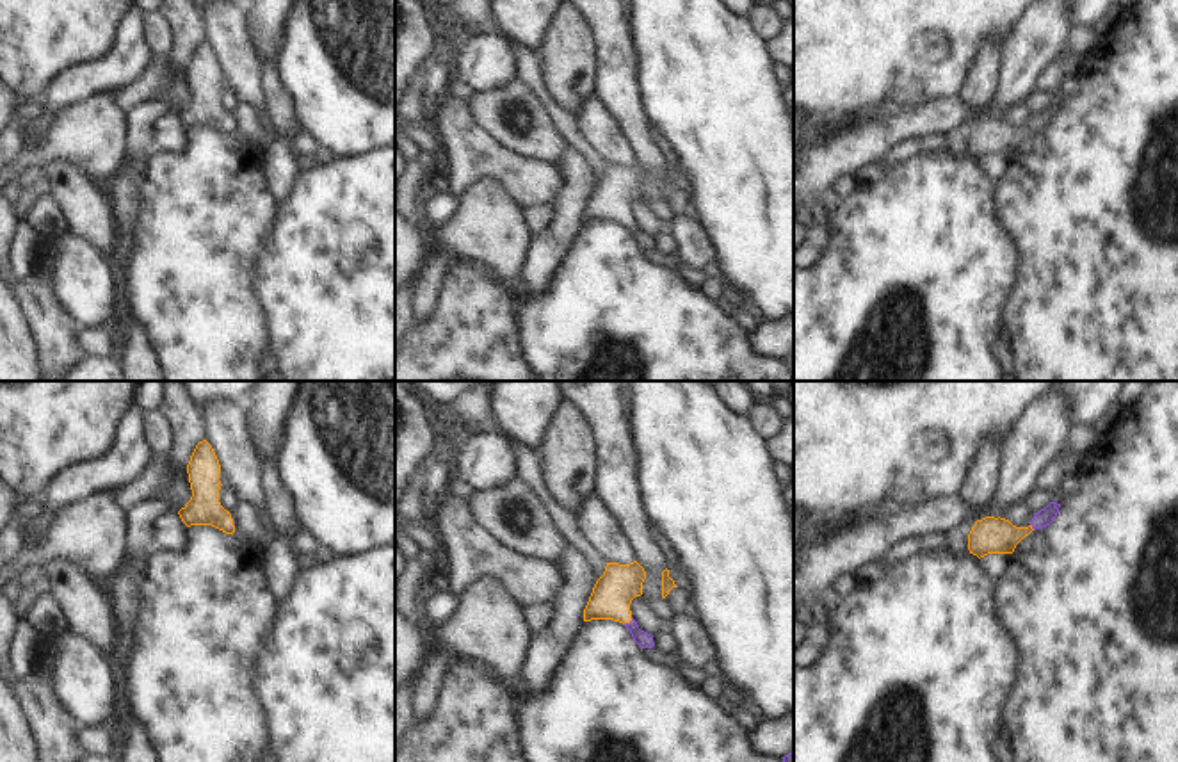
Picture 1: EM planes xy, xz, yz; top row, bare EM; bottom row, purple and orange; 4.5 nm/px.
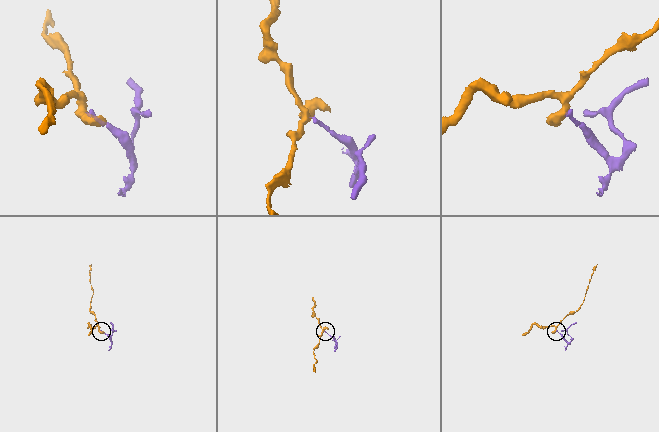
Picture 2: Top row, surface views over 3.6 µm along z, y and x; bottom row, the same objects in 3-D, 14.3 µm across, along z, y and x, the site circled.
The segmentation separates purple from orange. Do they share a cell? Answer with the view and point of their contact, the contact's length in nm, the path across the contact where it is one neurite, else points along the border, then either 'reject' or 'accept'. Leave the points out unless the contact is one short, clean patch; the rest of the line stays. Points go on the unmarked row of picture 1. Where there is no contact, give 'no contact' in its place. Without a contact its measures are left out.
contact xz (627, 225); length 50 nm; way xz (645, 241), (627, 225), (613, 203), (613, 194); accept

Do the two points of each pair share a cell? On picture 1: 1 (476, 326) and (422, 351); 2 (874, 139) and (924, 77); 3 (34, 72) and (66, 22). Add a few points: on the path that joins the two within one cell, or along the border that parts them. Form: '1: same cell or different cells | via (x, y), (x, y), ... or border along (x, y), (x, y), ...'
1: same cell | via (463, 339), (451, 351), (435, 351)
2: different cells | border along (940, 100), (924, 100), (890, 109)
3: same cell | via (34, 59), (34, 54), (54, 34)

